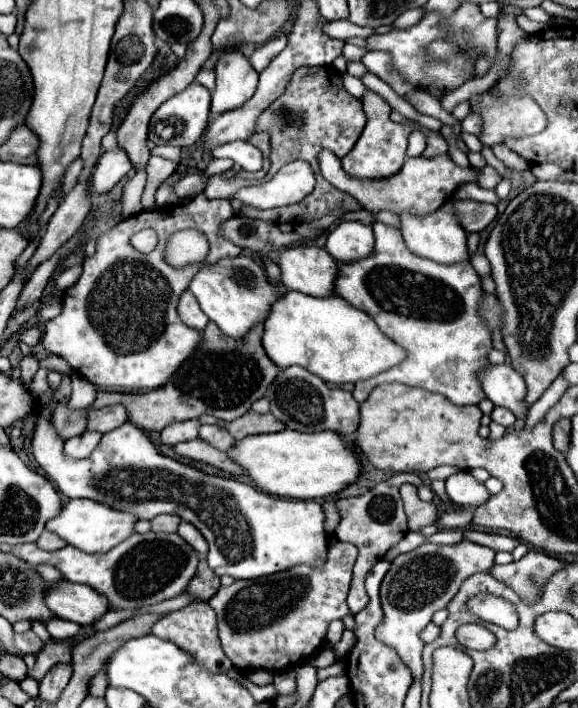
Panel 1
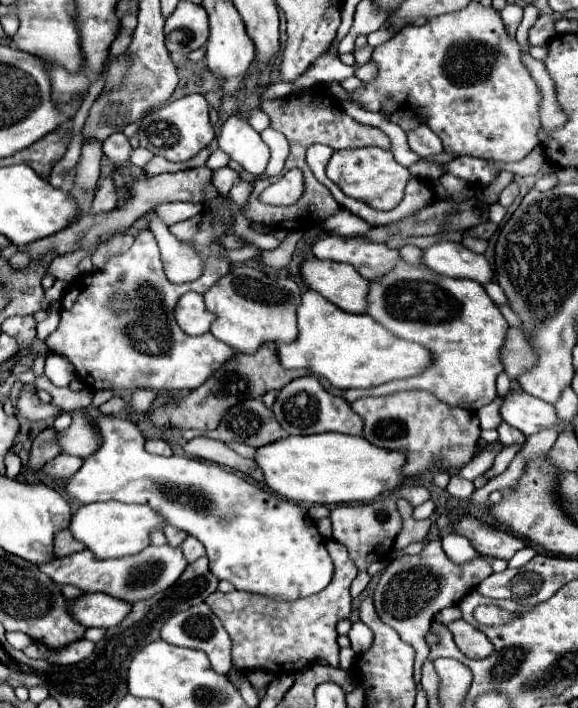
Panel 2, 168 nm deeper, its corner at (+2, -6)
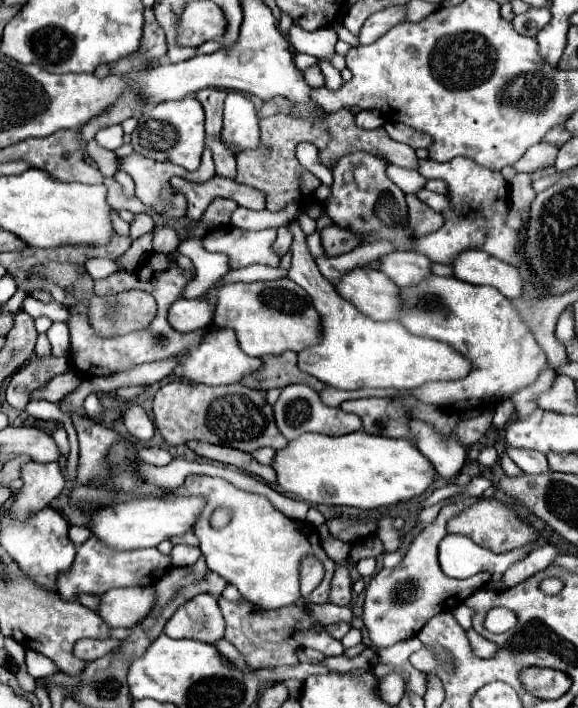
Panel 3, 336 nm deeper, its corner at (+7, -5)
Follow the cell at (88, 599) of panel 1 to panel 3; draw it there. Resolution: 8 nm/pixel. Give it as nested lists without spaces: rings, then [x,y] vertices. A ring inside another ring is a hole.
[[[129,586],[109,590],[101,596],[101,618],[113,628],[133,628],[155,606],[155,586]]]

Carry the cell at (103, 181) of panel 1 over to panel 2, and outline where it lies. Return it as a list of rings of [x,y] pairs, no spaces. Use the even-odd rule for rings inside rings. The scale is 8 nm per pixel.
[[[114,133],[104,141],[104,155],[110,159],[110,163],[116,169],[126,167],[126,163],[130,161],[130,151],[132,147],[124,133]]]

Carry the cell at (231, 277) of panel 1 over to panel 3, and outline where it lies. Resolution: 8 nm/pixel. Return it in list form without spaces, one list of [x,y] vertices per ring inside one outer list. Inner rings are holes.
[[[281,278],[273,282],[235,282],[217,292],[217,310],[213,324],[231,328],[237,334],[241,350],[249,356],[277,356],[287,350],[301,352],[321,342],[321,318],[309,294],[295,282]]]

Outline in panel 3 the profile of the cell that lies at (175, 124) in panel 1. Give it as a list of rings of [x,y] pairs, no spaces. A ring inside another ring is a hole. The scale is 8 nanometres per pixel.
[[[187,96],[181,102],[161,102],[153,106],[139,118],[137,130],[131,134],[131,144],[137,154],[145,158],[153,158],[157,162],[171,162],[183,166],[185,170],[193,172],[201,164],[201,154],[205,148],[205,114],[201,104]]]

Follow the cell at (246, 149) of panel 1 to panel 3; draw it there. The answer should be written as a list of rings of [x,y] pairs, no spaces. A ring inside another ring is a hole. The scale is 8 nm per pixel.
[[[241,92],[227,94],[223,114],[223,138],[235,144],[239,150],[253,148],[259,142],[257,108]]]

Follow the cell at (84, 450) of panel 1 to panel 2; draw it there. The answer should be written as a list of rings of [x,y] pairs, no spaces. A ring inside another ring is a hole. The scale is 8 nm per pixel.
[[[62,453],[58,457],[54,457],[50,463],[46,463],[42,467],[42,471],[54,479],[68,479],[70,475],[74,475],[80,467],[82,467],[84,459],[76,457],[76,455],[68,455],[68,453]]]

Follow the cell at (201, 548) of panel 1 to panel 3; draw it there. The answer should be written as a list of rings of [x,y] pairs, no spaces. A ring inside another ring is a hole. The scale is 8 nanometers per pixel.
[[[177,544],[171,550],[171,564],[173,566],[191,566],[193,562],[197,562],[199,556],[201,556],[201,550],[199,548]]]

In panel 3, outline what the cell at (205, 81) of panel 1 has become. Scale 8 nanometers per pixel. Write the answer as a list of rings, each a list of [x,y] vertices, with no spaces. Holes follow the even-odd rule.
[[[206,138],[205,143],[213,153],[216,174],[233,179],[236,176],[235,156],[221,142]]]

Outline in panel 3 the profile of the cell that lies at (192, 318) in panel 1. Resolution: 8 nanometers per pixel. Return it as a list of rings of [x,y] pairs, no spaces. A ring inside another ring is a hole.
[[[179,298],[171,304],[167,320],[177,332],[193,332],[193,330],[201,330],[211,324],[213,310],[215,308],[207,304],[205,300]]]

